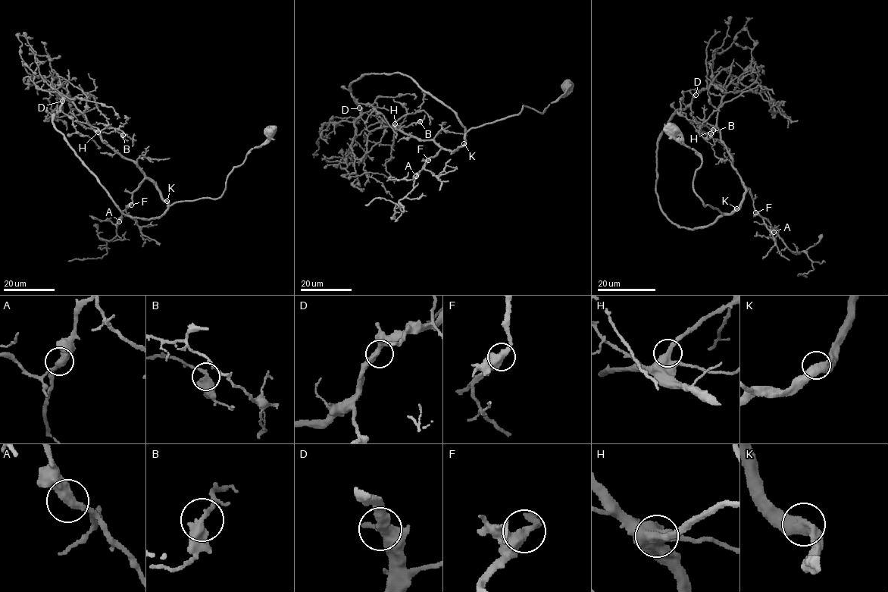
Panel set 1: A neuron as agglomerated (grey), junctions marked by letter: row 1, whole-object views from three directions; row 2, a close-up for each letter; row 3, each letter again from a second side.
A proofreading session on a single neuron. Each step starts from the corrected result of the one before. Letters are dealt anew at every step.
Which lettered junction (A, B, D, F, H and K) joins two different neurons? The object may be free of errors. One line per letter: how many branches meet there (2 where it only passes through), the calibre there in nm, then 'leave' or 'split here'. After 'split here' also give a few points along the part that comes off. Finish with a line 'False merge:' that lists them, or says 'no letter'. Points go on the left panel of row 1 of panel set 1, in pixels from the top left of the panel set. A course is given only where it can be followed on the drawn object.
A: branches 2; calibre 440 nm; leave
B: branches 2; calibre 480 nm; leave
D: branches 2; calibre 400 nm; leave
F: branches 2; calibre 500 nm; leave
H: branches 2; calibre 400 nm; leave
K: branches 2; calibre 500 nm; leave
False merge: no letter

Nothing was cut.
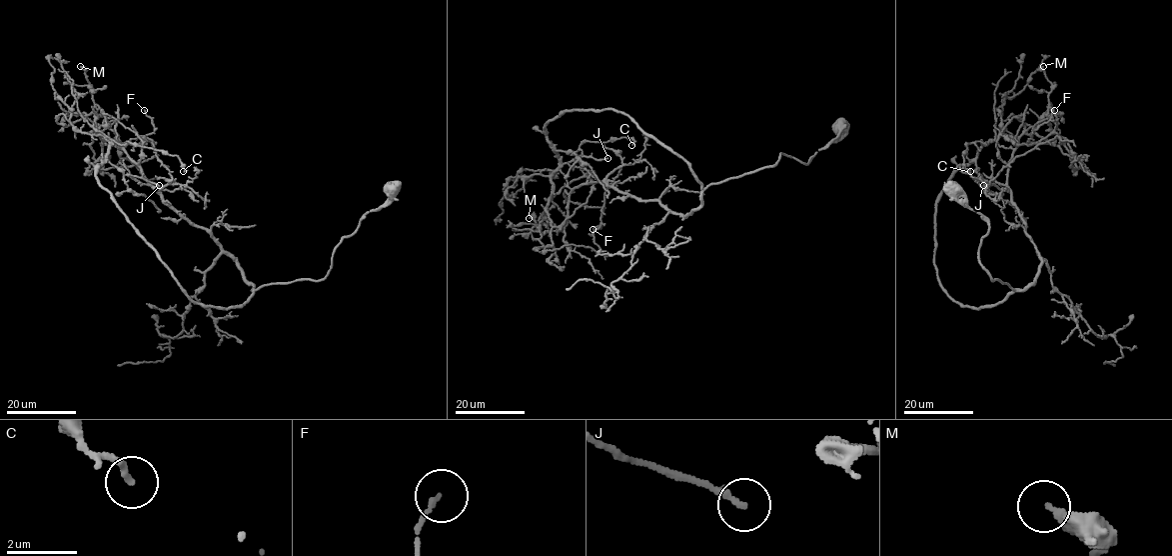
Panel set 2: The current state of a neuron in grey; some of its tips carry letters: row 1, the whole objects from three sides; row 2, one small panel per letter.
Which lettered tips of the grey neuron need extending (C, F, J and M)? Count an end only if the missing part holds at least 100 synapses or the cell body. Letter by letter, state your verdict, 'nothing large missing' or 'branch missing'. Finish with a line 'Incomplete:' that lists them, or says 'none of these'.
C: nothing large missing
F: nothing large missing
J: nothing large missing
M: nothing large missing
Incomplete: none of these

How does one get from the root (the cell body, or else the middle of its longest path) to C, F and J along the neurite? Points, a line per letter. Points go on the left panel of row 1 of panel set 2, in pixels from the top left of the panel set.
C: (392, 190), (343, 238), (323, 278), (253, 290), (239, 264), (174, 211), (111, 140), (176, 155), (183, 171)
F: (392, 190), (343, 238), (323, 278), (253, 290), (239, 264), (173, 210), (121, 145), (154, 131), (144, 110)
J: (392, 190), (343, 238), (323, 278), (253, 290), (239, 264), (174, 211), (111, 140), (111, 164), (159, 185)

